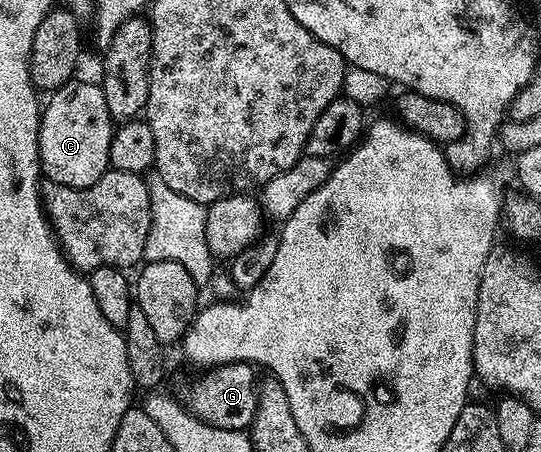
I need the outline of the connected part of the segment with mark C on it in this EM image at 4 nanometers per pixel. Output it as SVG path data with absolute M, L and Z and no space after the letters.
M74 78L48 97L41 114L39 126L39 158L44 179L50 184L86 188L95 186L105 172L110 171L109 151L111 138L115 131L113 115L107 110L107 98L103 94L100 83Z

